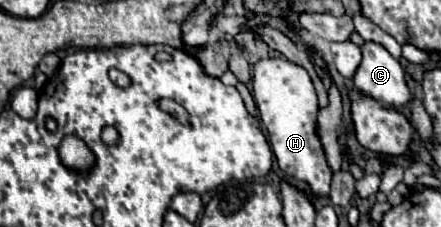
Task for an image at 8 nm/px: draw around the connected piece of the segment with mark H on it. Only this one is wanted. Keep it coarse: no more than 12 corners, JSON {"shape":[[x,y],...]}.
{"shape":[[260,59],[252,89],[280,169],[328,195],[308,71]]}

